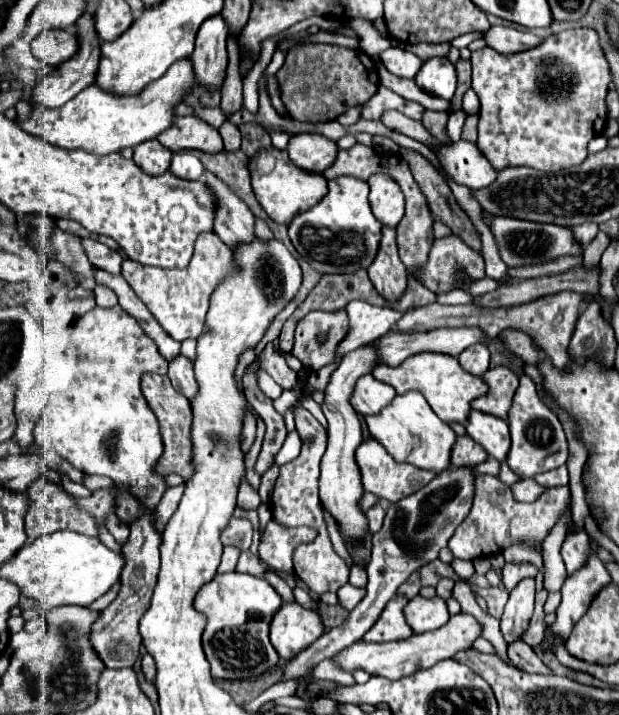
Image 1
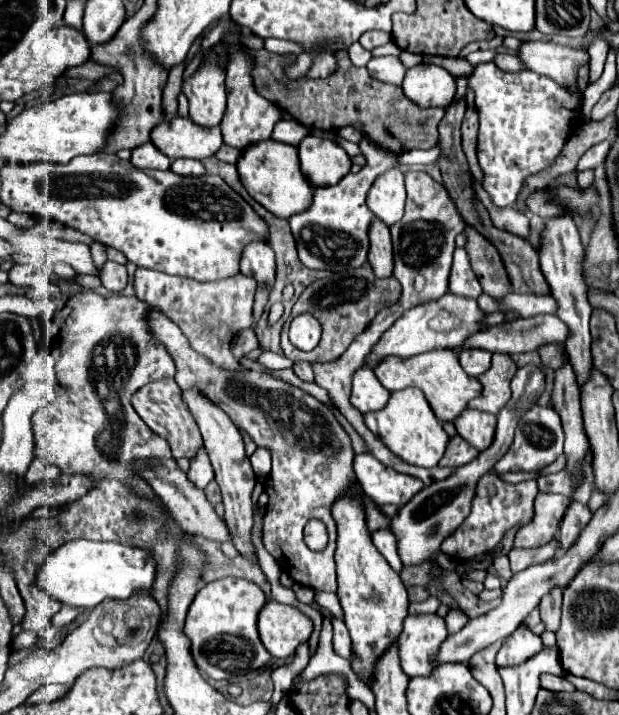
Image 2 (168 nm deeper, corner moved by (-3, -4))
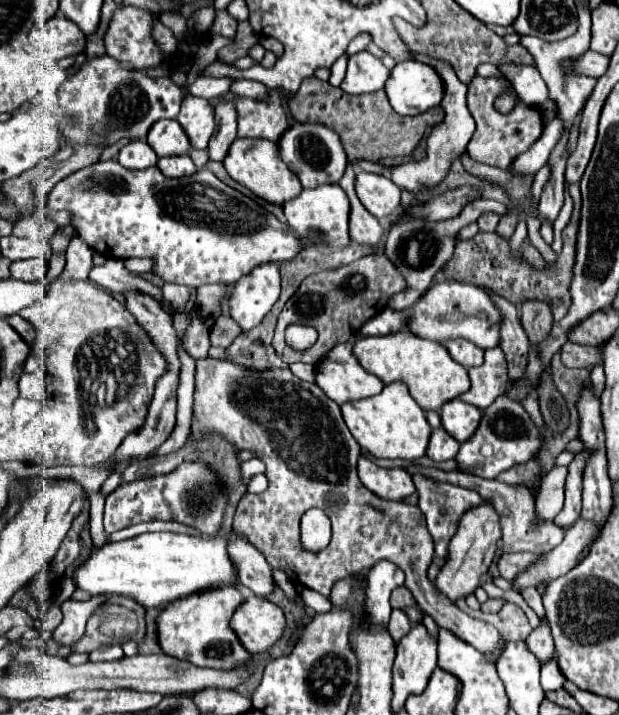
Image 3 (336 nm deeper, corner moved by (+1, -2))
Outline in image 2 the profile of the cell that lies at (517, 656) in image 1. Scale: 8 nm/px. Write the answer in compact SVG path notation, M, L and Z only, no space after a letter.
M543 674L541 676L541 686L547 688L547 690L553 690L553 692L569 692L569 690L573 690L573 686L565 678L559 678L559 676L553 676L553 674Z

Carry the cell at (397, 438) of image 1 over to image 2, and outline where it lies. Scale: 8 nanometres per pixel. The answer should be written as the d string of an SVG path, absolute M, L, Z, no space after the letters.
M405 388L391 394L383 410L365 414L365 424L377 438L381 438L381 442L395 456L399 456L403 462L411 466L423 466L423 468L437 466L449 442L449 436L443 430L443 424L437 420L431 406L427 404L427 398L419 388Z

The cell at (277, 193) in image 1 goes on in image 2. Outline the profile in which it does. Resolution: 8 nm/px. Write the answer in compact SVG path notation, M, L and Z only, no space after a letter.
M261 140L259 144L251 144L245 148L237 160L237 170L241 176L243 186L247 192L263 204L267 210L271 210L277 218L289 218L291 214L299 214L305 208L311 206L313 186L299 170L297 160L297 148L291 144L283 144L277 140Z

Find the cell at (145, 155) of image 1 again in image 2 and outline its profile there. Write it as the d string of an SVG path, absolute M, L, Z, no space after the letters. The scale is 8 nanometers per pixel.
M145 142L133 150L131 164L139 170L169 170L171 160L165 154L161 154L155 148L155 144Z

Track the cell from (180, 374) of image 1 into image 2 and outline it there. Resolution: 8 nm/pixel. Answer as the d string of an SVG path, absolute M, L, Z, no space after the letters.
M189 388L181 392L183 402L187 404L191 416L195 418L201 434L203 434L203 442L205 442L205 450L207 456L211 460L211 466L215 470L215 480L221 486L223 492L223 504L225 504L225 524L231 532L233 538L233 546L239 550L241 556L257 562L255 556L255 548L251 544L251 526L253 526L253 510L251 510L251 492L255 488L255 472L251 468L251 462L245 454L245 446L243 446L243 438L239 434L239 430L235 428L235 424L231 424L231 418L221 410L215 408L215 404L211 404L211 400L207 400L207 396L199 396L199 388Z

